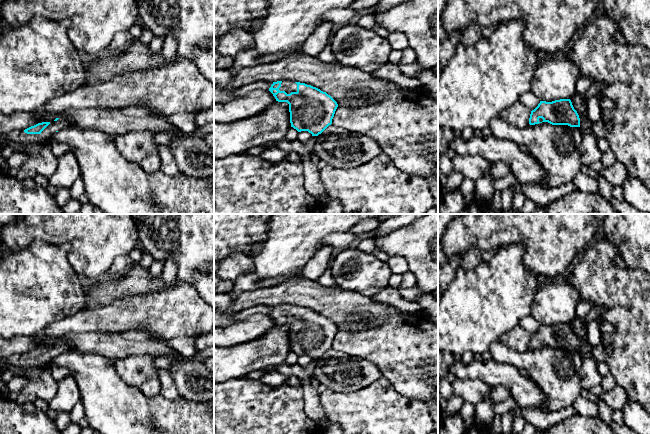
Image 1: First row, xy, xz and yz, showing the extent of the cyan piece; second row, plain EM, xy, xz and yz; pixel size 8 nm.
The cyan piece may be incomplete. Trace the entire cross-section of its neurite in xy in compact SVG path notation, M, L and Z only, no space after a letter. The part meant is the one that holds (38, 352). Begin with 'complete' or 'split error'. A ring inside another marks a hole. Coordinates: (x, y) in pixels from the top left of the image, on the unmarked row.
split error; M61 340L56 342L52 347L38 347L25 354L13 354L5 359L12 366L20 368L34 368L53 361L56 356L68 350L70 350L69 343L65 340Z

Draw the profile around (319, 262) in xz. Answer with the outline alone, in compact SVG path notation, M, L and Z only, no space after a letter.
M325 245L315 252L308 263L302 268L302 276L306 279L317 281L320 276L329 268L329 261L334 248Z

